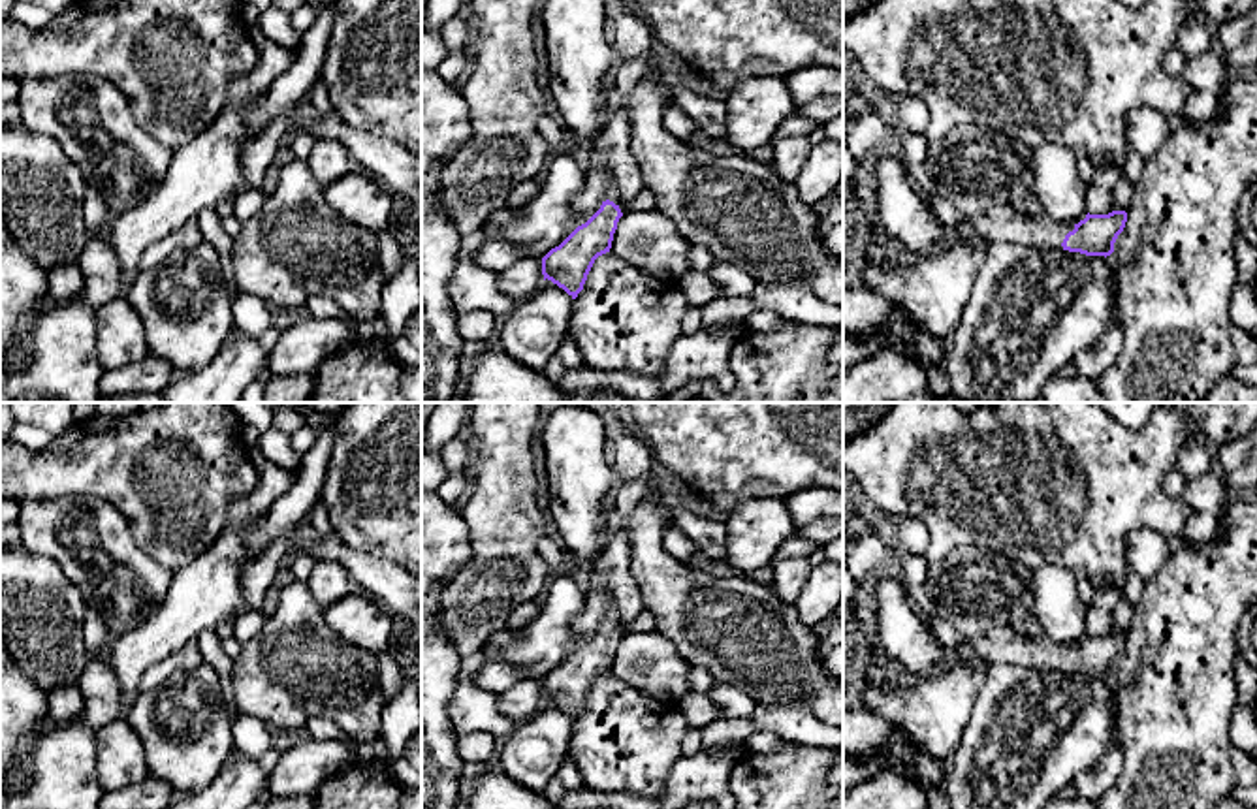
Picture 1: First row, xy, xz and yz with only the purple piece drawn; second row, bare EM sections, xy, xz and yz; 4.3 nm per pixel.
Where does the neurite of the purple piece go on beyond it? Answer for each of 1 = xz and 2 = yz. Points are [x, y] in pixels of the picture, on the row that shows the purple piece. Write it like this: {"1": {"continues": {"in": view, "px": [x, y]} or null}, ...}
{"1": {"continues": {"in": "xz", "px": [601, 185]}}, "2": {"continues": {"in": "yz", "px": [898, 219]}}}

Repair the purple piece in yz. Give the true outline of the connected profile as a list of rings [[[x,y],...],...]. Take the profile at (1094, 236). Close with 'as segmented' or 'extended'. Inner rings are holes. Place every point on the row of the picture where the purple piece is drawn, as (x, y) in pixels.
[[[898,143],[867,167],[864,196],[873,254],[898,250],[918,256],[952,243],[982,248],[994,241],[1106,258],[1127,222],[1125,211],[1088,213],[1078,224],[1063,224],[1041,211],[995,205],[982,216],[962,216],[947,226],[913,188]]]; extended

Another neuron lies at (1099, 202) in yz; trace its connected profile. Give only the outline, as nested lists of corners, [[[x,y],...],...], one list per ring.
[[[1088,182],[1086,199],[1090,214],[1112,213],[1112,194],[1105,188]]]

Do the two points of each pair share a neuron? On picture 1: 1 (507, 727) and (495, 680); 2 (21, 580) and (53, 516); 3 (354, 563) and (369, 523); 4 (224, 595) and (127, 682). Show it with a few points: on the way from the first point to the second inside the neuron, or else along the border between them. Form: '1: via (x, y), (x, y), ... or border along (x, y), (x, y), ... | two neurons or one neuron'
1: border along (473, 682), (497, 695) | two neurons
2: border along (21, 548), (47, 555), (70, 580) | two neurons
3: border along (332, 533), (349, 546), (399, 567) | two neurons
4: via (198, 599), (142, 655) | one neuron

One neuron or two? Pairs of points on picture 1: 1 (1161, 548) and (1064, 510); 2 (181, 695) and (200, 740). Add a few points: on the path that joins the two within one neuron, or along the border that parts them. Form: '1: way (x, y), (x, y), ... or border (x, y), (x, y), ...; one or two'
1: border (1173, 542), (1135, 527), (1126, 539), (1126, 567); two
2: way (185, 706), (185, 725), (189, 729); one

